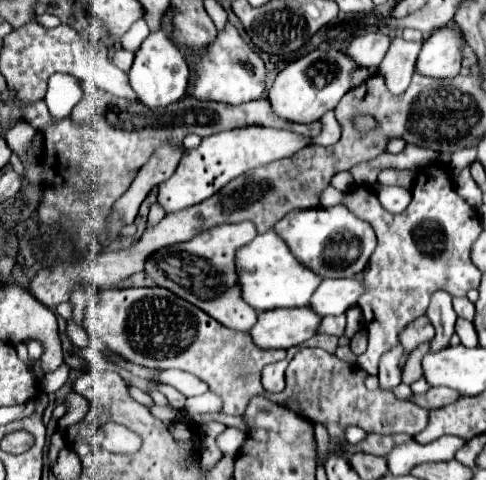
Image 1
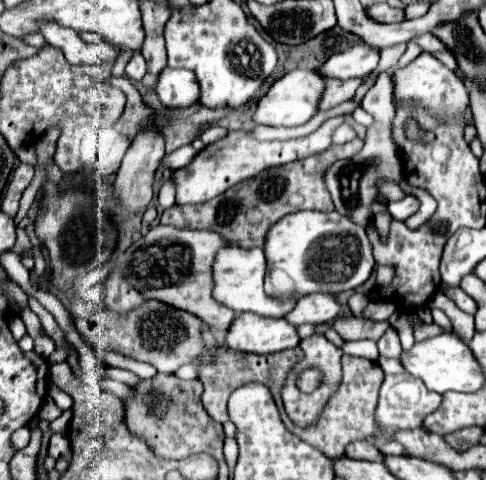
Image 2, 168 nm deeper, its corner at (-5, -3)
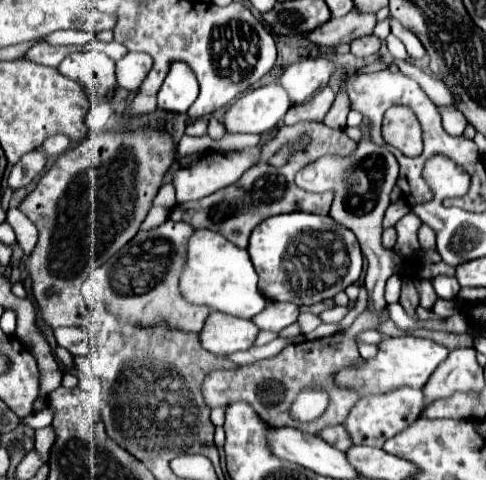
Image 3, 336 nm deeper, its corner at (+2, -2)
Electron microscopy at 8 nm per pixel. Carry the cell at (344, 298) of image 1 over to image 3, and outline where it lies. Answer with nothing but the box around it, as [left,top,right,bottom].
[253,302,299,332]

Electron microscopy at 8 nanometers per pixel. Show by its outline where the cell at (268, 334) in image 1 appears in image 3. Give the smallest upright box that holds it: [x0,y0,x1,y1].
[197,312,259,356]

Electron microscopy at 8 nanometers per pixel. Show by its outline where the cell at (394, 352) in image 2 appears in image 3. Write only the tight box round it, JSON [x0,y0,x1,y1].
[295,124,401,310]

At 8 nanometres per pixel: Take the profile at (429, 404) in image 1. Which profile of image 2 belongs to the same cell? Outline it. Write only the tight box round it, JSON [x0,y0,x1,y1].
[374,373,442,445]

